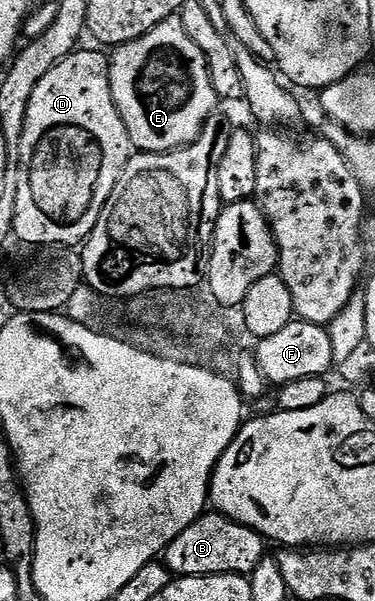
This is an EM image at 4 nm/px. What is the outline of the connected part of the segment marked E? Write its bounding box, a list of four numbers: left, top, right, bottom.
[109,17,219,153]

